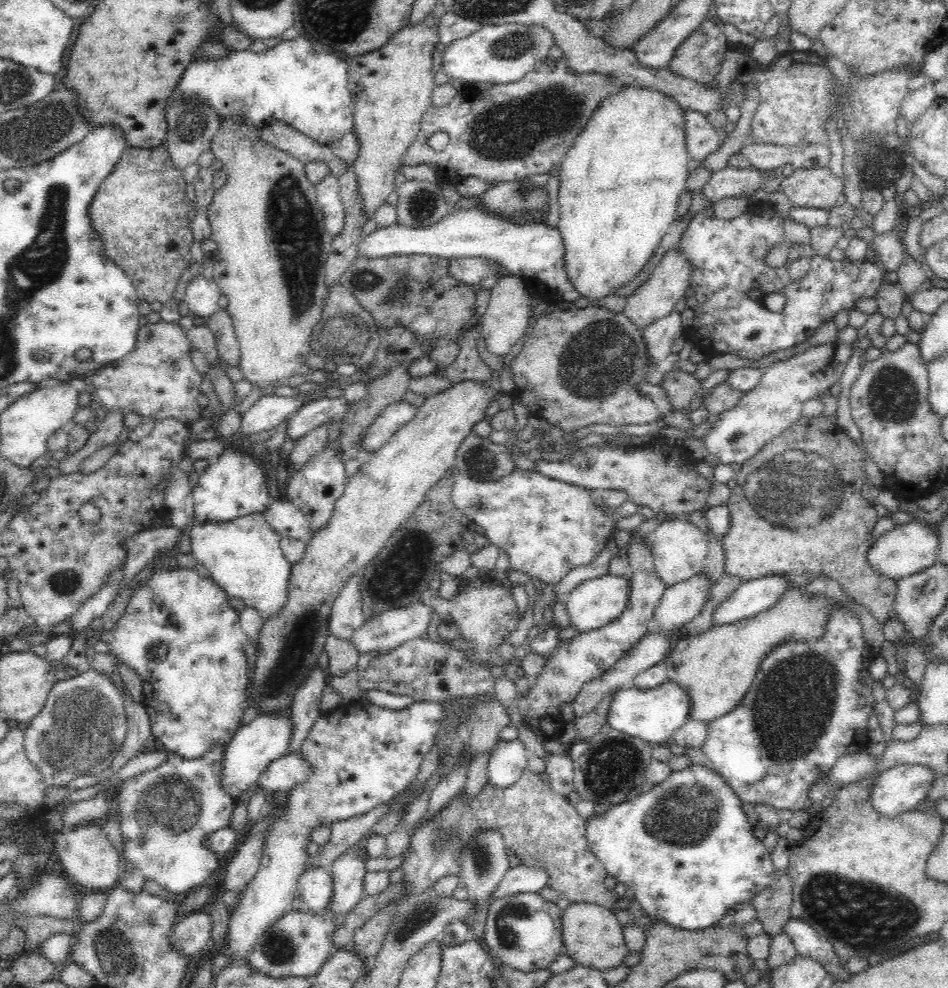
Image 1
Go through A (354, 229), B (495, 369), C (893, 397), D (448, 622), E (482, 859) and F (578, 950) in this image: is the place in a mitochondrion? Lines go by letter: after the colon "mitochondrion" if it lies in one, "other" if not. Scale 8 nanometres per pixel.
A: other
B: other
C: mitochondrion
D: other
E: mitochondrion
F: other

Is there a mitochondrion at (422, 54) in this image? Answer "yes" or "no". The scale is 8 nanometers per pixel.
no

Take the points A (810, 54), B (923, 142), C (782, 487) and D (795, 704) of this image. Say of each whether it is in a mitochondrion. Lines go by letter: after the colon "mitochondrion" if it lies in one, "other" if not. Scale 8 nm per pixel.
A: other
B: other
C: mitochondrion
D: mitochondrion

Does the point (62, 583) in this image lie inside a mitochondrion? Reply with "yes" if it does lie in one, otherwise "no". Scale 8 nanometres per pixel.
yes

